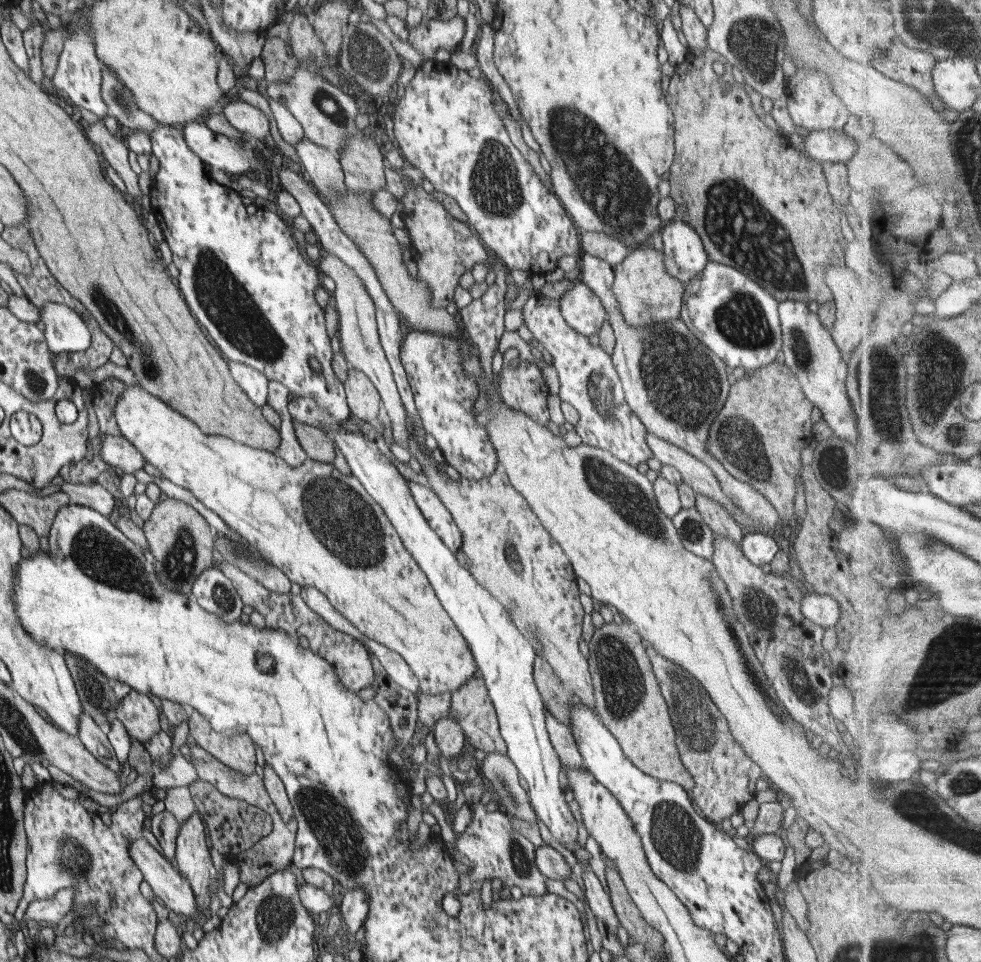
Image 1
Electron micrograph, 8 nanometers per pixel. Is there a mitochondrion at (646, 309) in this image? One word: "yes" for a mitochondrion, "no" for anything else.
yes

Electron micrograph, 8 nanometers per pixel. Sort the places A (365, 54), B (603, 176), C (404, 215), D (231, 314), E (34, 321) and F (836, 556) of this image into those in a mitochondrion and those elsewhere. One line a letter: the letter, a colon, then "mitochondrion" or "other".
A: mitochondrion
B: mitochondrion
C: other
D: mitochondrion
E: other
F: other

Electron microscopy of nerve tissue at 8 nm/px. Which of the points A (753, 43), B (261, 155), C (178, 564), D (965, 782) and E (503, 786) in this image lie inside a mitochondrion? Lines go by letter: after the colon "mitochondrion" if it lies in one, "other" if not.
A: mitochondrion
B: other
C: mitochondrion
D: mitochondrion
E: mitochondrion

